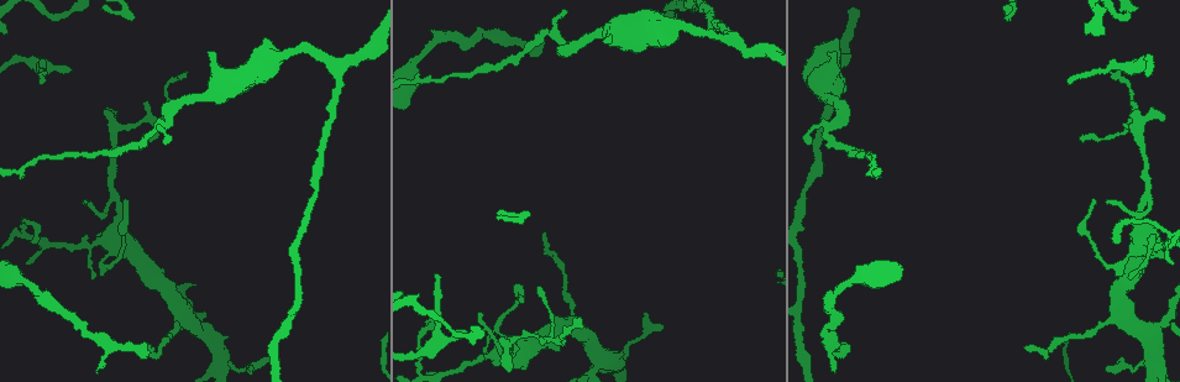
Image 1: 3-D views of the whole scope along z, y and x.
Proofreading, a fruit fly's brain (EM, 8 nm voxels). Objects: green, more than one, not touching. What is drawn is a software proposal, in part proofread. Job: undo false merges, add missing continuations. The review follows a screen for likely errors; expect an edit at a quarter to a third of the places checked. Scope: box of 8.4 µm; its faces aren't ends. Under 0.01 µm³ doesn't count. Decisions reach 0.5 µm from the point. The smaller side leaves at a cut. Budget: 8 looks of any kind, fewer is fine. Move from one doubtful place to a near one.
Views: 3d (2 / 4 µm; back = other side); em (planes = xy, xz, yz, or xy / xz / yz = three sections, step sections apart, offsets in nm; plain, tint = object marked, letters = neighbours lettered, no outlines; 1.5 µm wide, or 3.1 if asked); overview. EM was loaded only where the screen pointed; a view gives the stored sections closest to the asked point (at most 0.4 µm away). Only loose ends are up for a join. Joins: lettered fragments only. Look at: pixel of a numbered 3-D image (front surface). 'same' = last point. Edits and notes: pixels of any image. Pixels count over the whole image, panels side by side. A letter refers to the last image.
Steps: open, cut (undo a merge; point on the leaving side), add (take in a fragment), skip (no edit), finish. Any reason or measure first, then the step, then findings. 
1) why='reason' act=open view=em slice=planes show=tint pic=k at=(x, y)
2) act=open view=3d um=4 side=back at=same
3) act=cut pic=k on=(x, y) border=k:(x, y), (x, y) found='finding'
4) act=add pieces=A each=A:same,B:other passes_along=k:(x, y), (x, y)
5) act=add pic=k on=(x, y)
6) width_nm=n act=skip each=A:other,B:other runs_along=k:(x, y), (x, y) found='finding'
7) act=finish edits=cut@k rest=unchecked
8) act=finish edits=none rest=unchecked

why='free end' act=open view=3d um=4 pic=1 at=(84, 202)

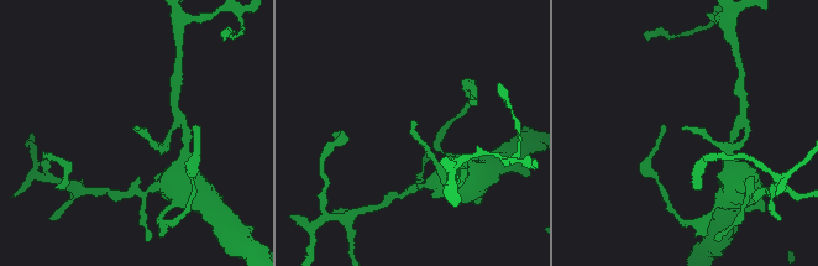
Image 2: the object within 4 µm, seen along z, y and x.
act=open view=em slice=xy step=4 show=tint pic=2 at=(411, 123)

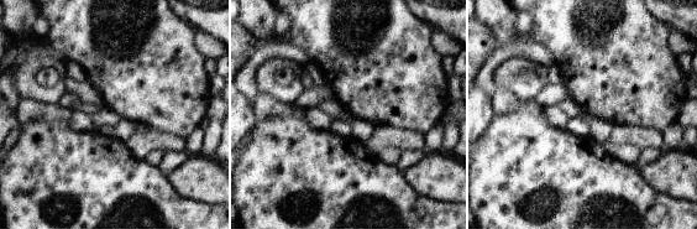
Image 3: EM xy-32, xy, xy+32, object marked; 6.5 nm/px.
why='another direction' act=open view=em slice=yz step=8 show=letters at=same

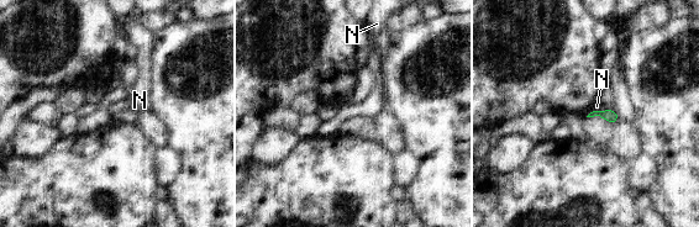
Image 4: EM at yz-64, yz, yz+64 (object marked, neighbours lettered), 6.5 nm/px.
act=skip each=N:other border=4:(605, 110), (593, 110), (585, 116) found='no lettered fragment goes on from it'

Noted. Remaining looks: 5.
act=open view=em slice=xz step=8 show=letters pic=1 at=(642, 332)

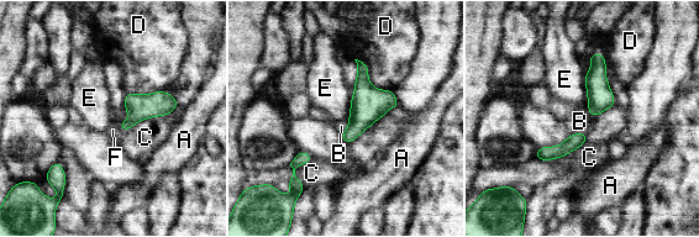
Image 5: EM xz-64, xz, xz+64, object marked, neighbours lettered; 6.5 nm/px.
act=open view=em slice=planes show=letters at=same

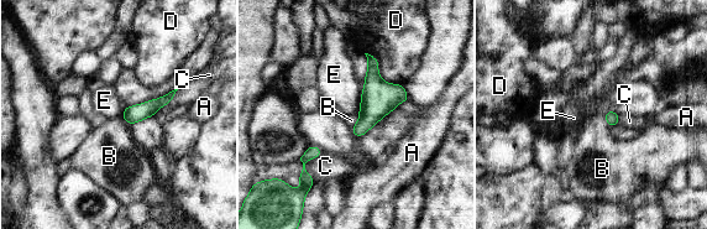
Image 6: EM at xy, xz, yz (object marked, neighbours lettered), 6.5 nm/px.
longest_contact=D:320nm act=skip each=A:other,B:other,C:other,D:other,E:other runs_along=6:(168, 97), (148, 109), (125, 114) found='all the same neuron'

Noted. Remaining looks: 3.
why='branch stops here' act=open view=3d um=2 pic=1 at=(834, 354)

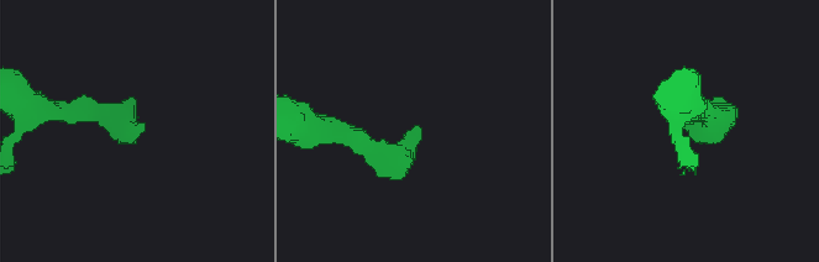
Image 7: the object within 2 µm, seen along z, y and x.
act=open view=em slice=planes show=letters pic=7 at=(420, 127)

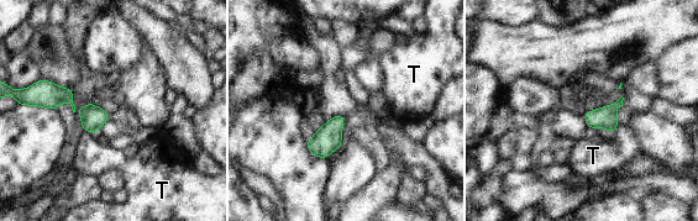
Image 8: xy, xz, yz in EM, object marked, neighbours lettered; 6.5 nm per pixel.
act=skip each=T:other runs_along=8:(41, 88), (63, 95), (78, 112), (105, 117) found='no lettered fragment goes on from it'

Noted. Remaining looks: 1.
act=finish edits=none rest=unchecked

